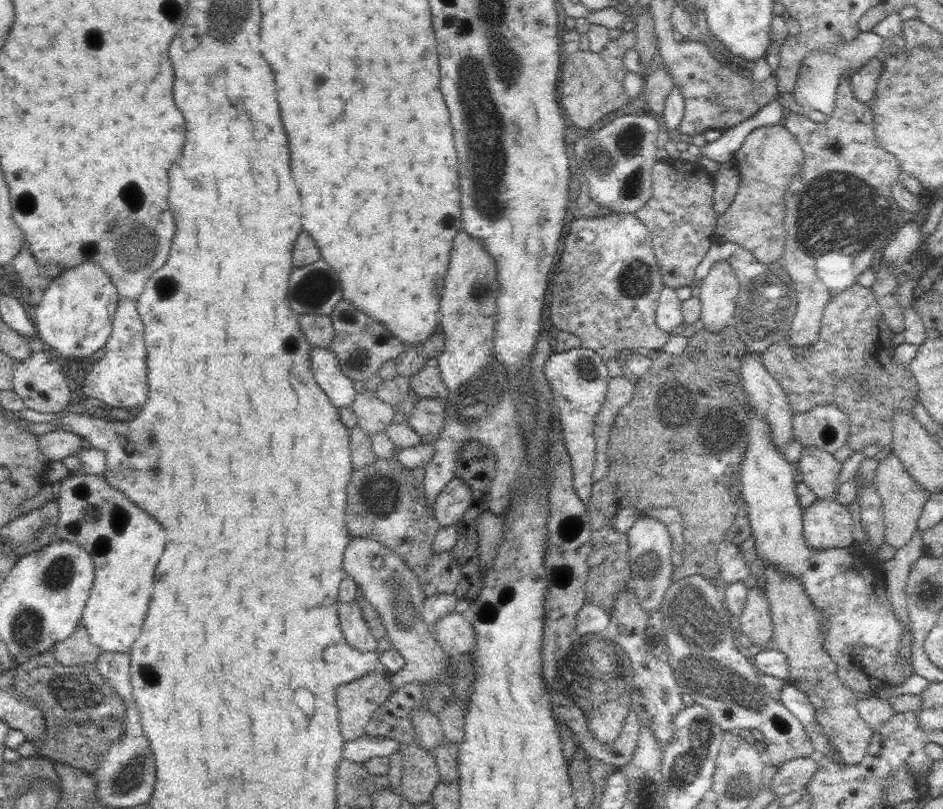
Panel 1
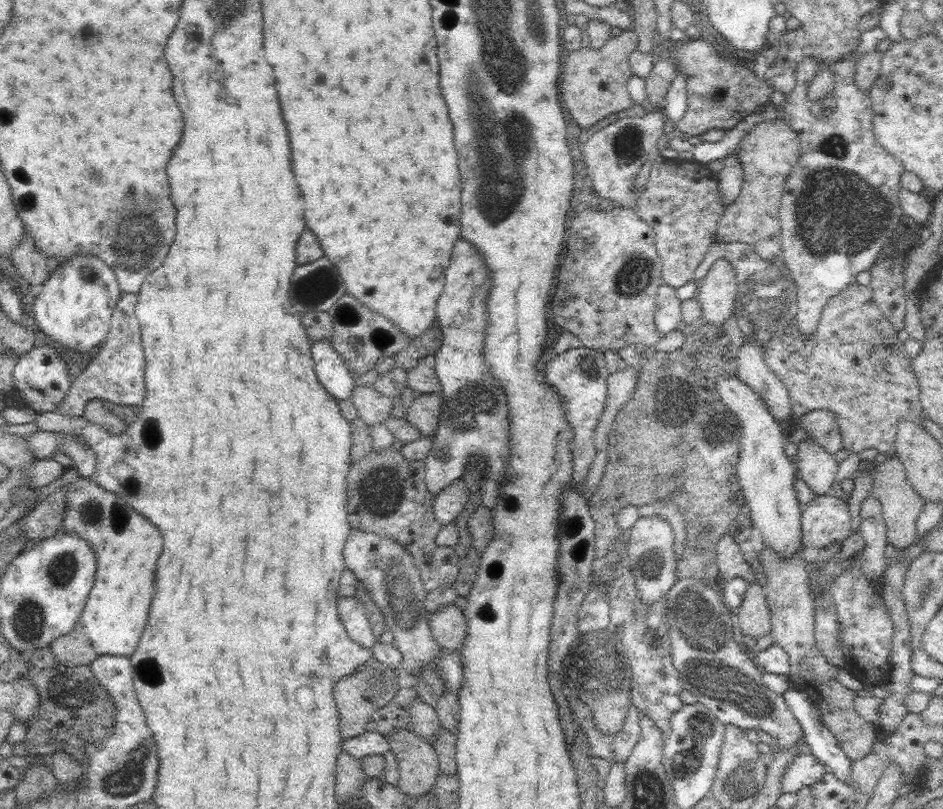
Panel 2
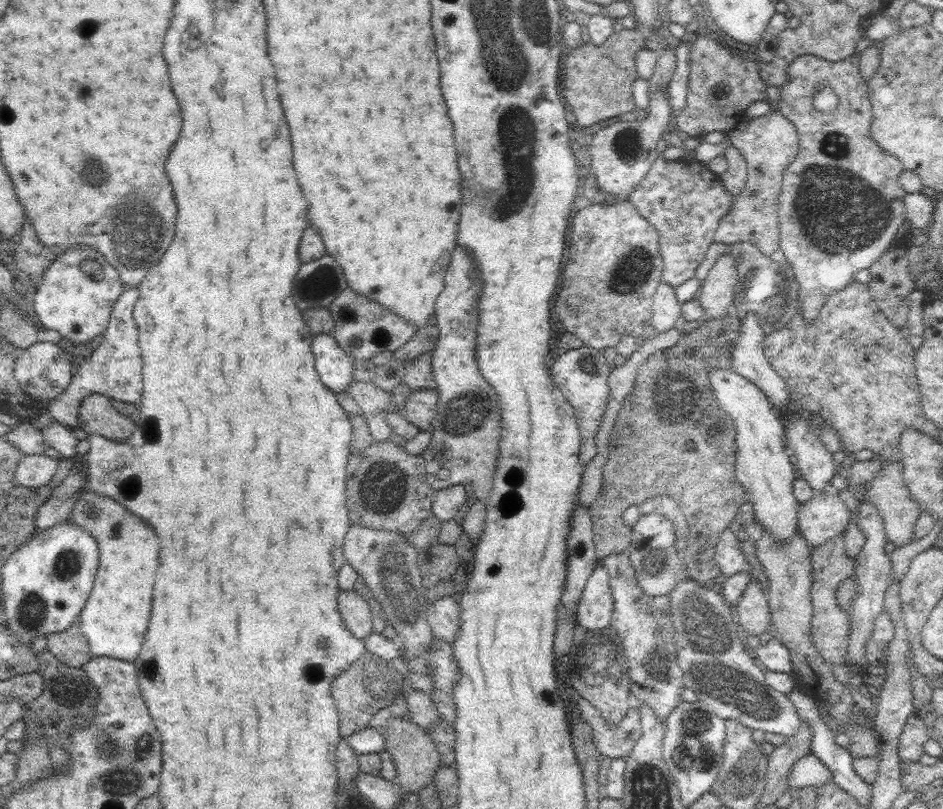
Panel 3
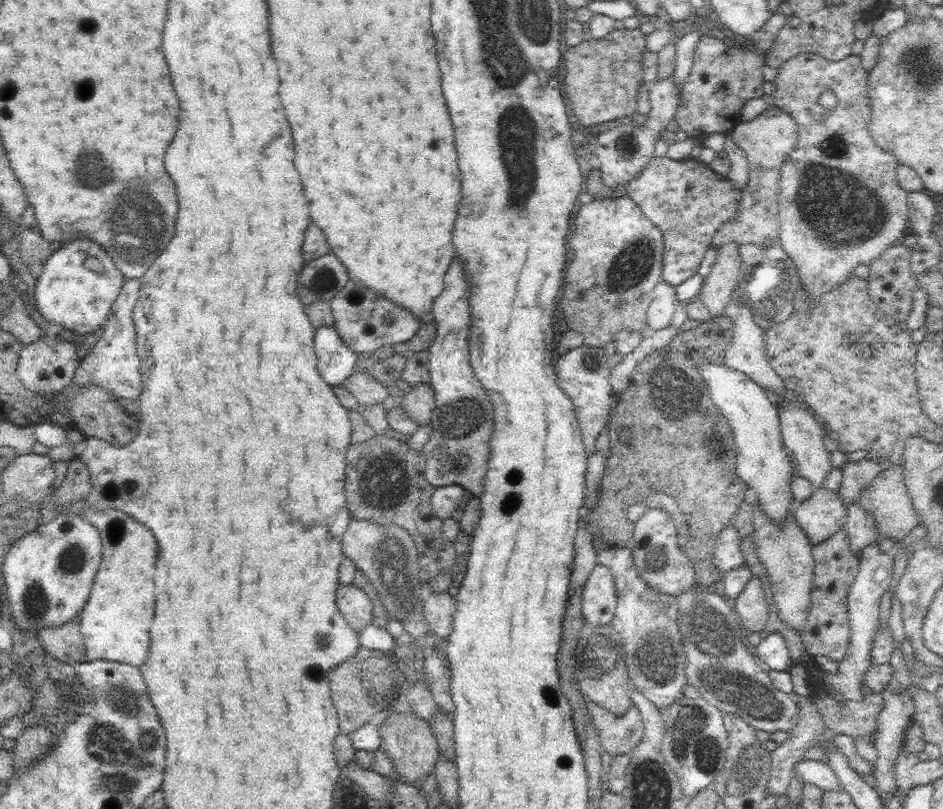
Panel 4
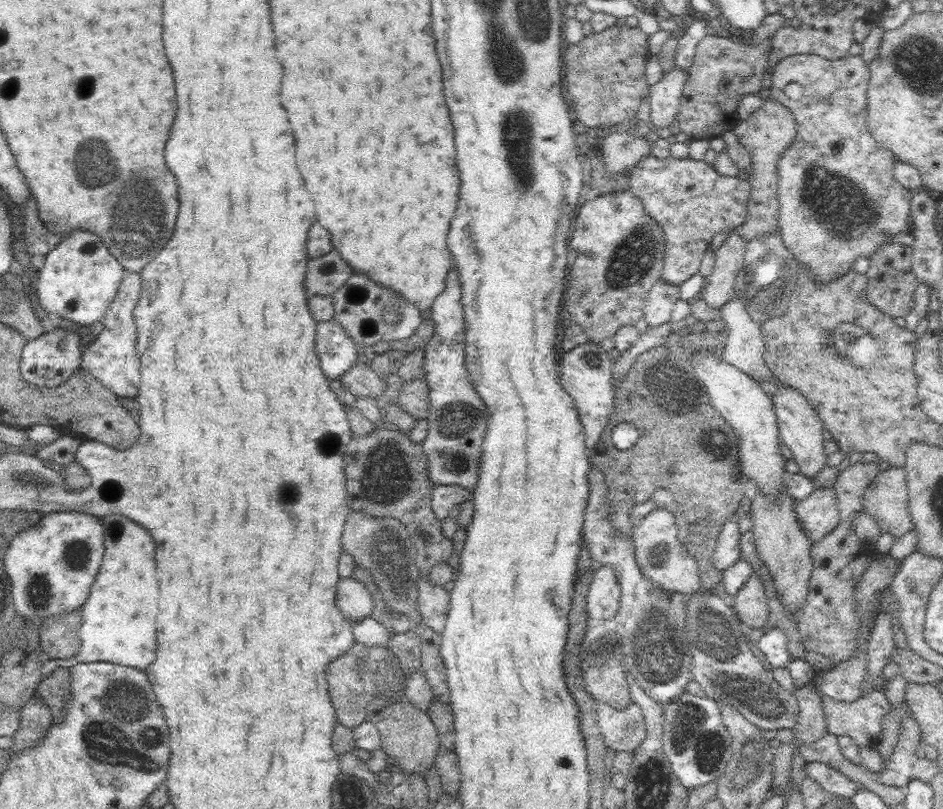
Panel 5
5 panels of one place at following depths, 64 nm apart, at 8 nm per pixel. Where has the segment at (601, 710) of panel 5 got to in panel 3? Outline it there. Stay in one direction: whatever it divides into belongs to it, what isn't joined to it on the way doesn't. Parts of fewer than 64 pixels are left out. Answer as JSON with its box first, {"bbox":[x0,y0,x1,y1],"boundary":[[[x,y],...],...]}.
{"bbox":[573,696,641,760],"boundary":[[[575,696],[573,702],[575,702],[581,718],[591,726],[595,748],[597,748],[599,756],[619,760],[619,758],[627,758],[631,754],[635,742],[641,736],[641,716],[639,716],[637,706],[631,706],[627,710],[627,714],[619,726],[611,726],[601,718],[601,714],[587,700]]]}

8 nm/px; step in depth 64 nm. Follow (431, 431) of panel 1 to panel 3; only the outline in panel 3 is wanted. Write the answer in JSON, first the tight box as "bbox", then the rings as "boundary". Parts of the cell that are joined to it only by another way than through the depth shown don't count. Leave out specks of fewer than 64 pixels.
{"bbox":[403,390,439,430],"boundary":[[[415,390],[407,402],[403,402],[405,416],[421,430],[431,430],[433,416],[437,414],[437,400],[439,392],[437,390]]]}

